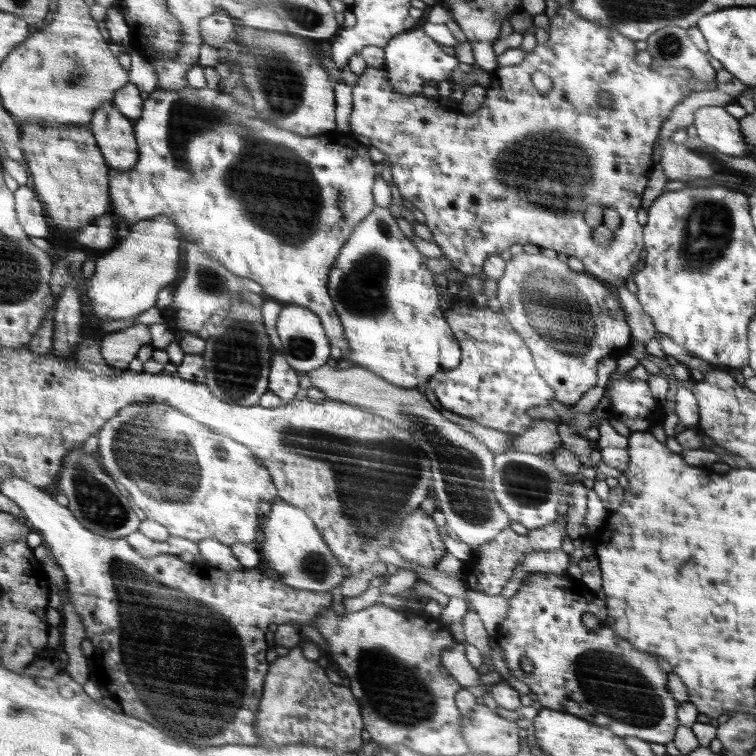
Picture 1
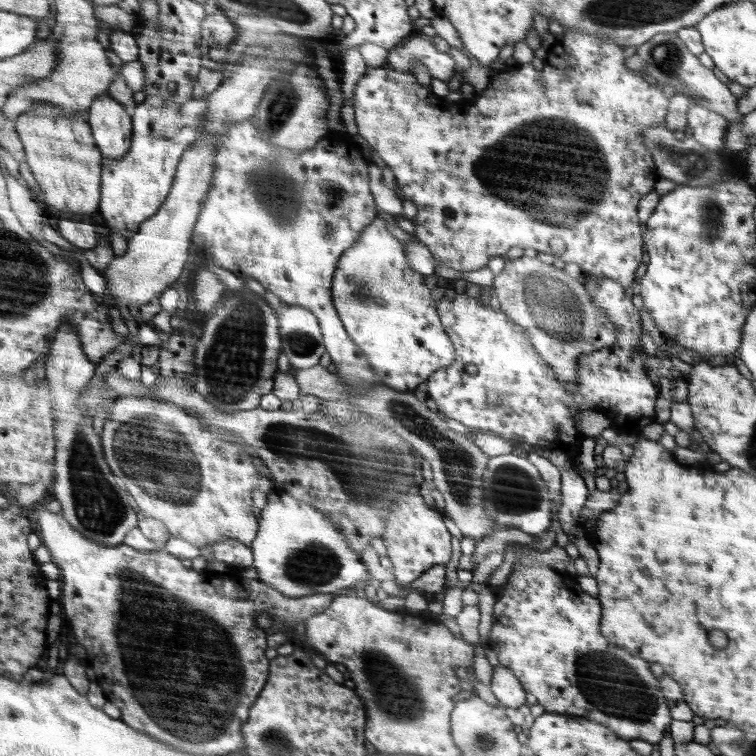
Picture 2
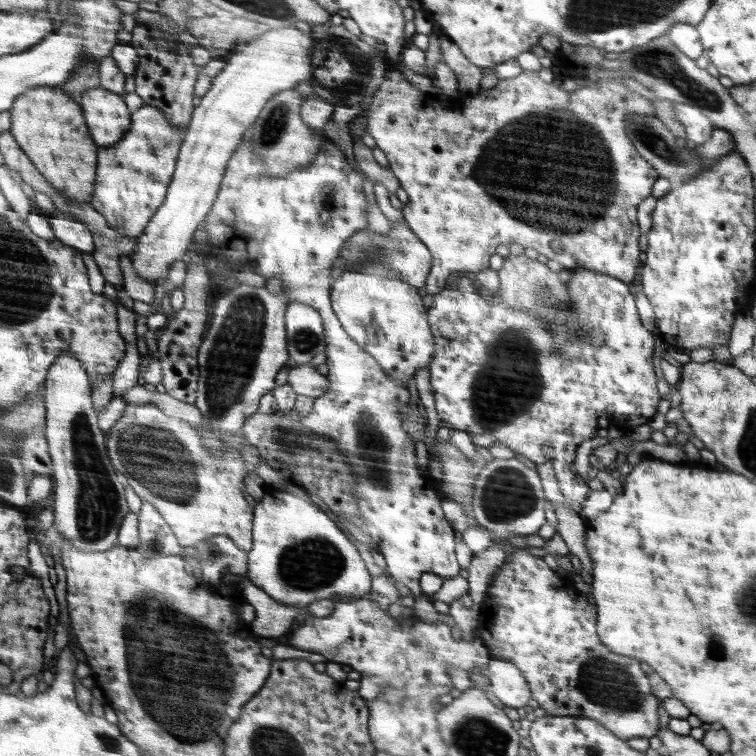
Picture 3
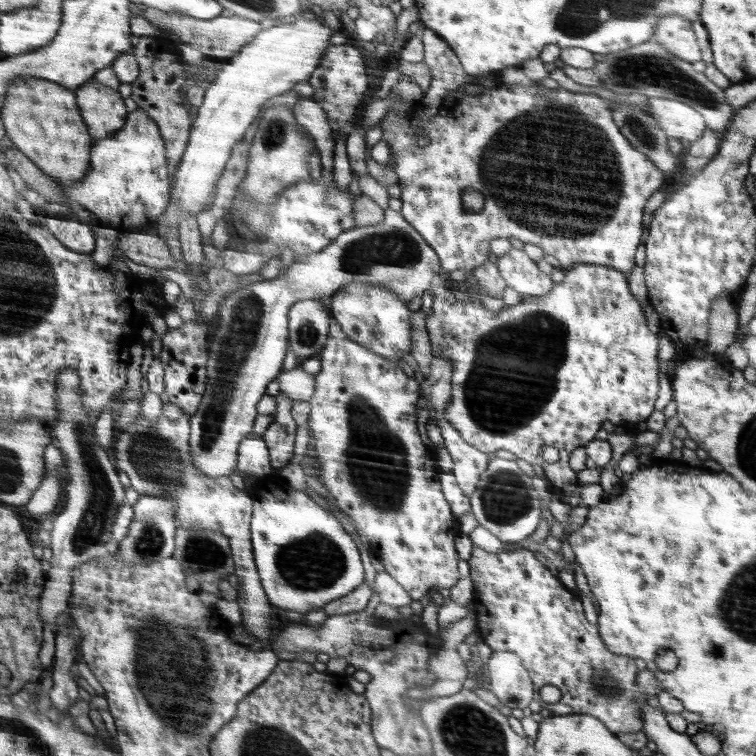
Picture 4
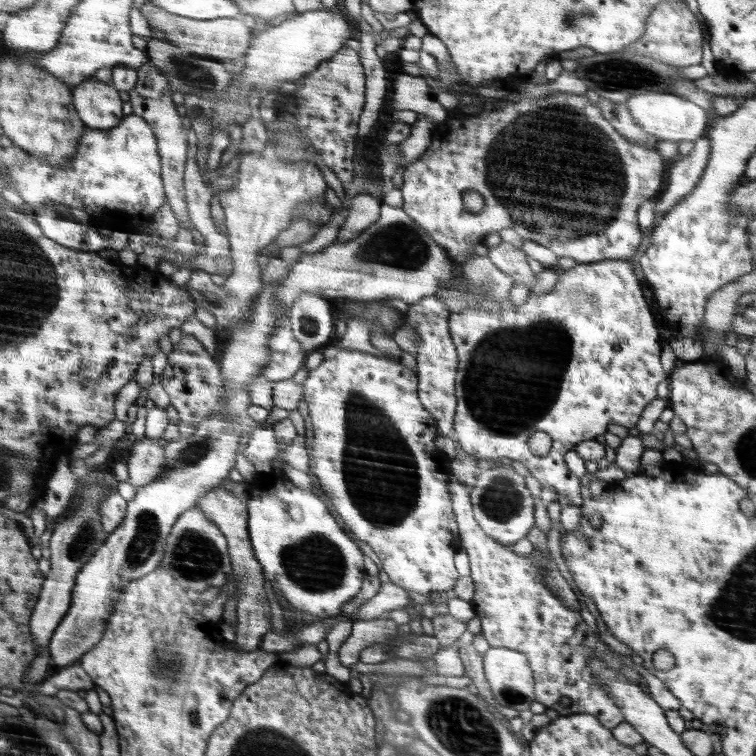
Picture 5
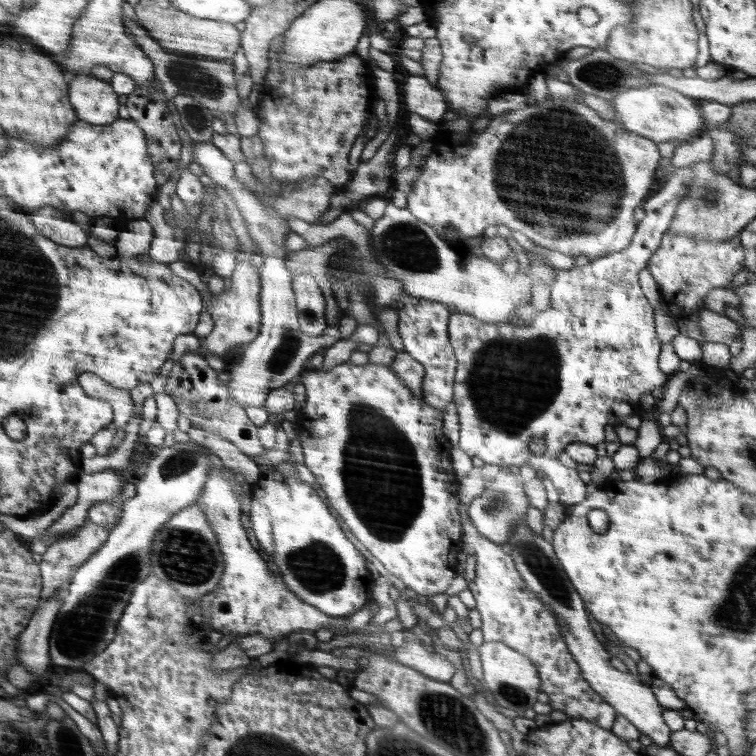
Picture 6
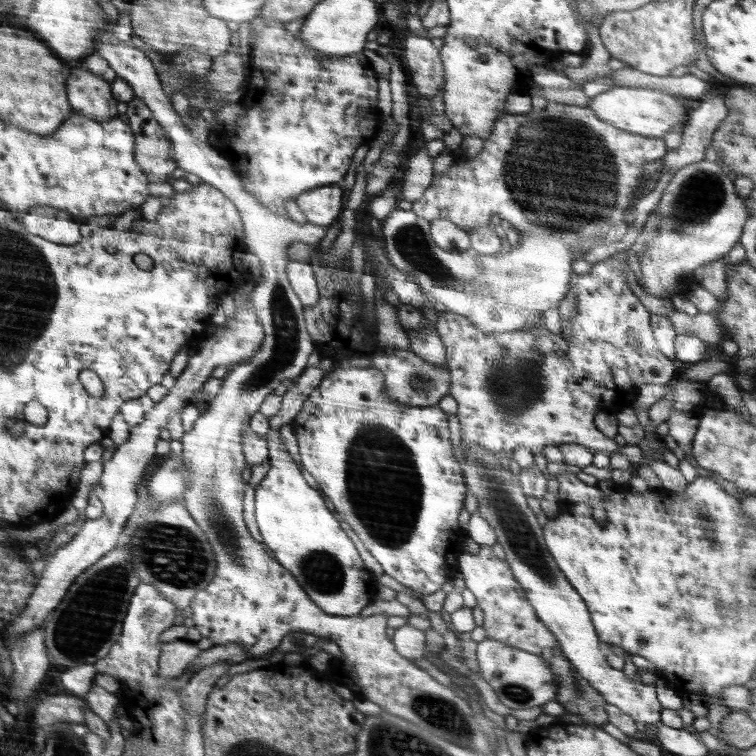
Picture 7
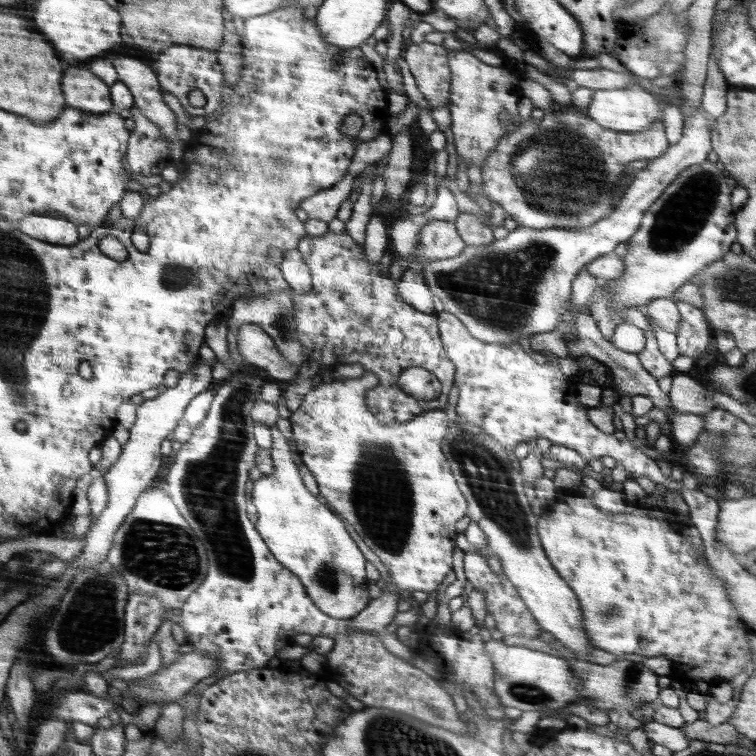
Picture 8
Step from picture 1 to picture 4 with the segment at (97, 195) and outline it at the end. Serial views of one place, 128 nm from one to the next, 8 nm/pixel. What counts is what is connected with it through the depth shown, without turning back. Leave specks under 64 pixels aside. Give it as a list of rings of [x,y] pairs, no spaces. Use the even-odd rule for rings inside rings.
[[[18,76],[16,82],[10,86],[6,108],[3,108],[1,118],[9,137],[18,148],[22,149],[46,174],[51,175],[55,182],[72,186],[91,170],[92,138],[88,134],[88,128],[92,128],[94,138],[107,138],[126,126],[126,116],[129,114],[120,92],[91,79],[75,89],[76,96],[80,96],[80,108],[84,114],[80,116],[80,110],[76,106],[78,98],[74,96],[74,90],[70,92],[62,86],[36,76],[28,78]]]

